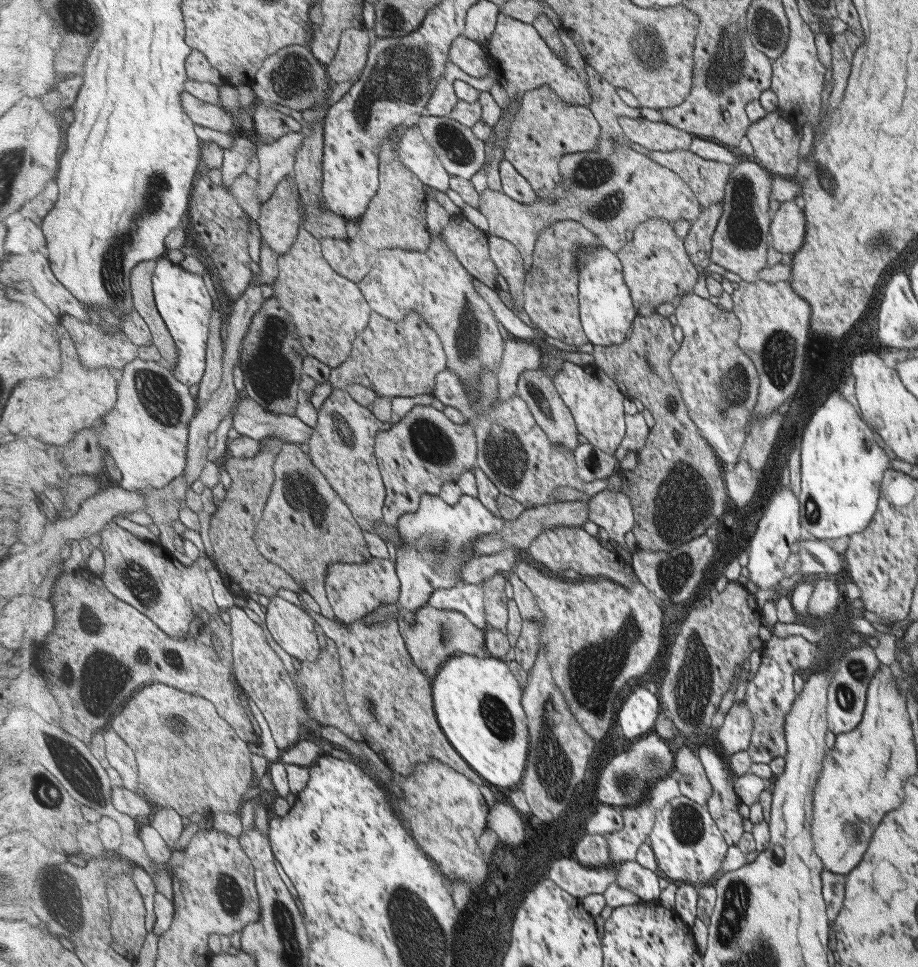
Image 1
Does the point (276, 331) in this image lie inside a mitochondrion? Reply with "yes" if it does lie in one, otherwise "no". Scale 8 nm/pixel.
yes

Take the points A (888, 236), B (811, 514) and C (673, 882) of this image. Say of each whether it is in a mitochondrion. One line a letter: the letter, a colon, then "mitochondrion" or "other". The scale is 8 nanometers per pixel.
A: mitochondrion
B: mitochondrion
C: other

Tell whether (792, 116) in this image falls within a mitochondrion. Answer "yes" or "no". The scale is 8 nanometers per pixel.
no

